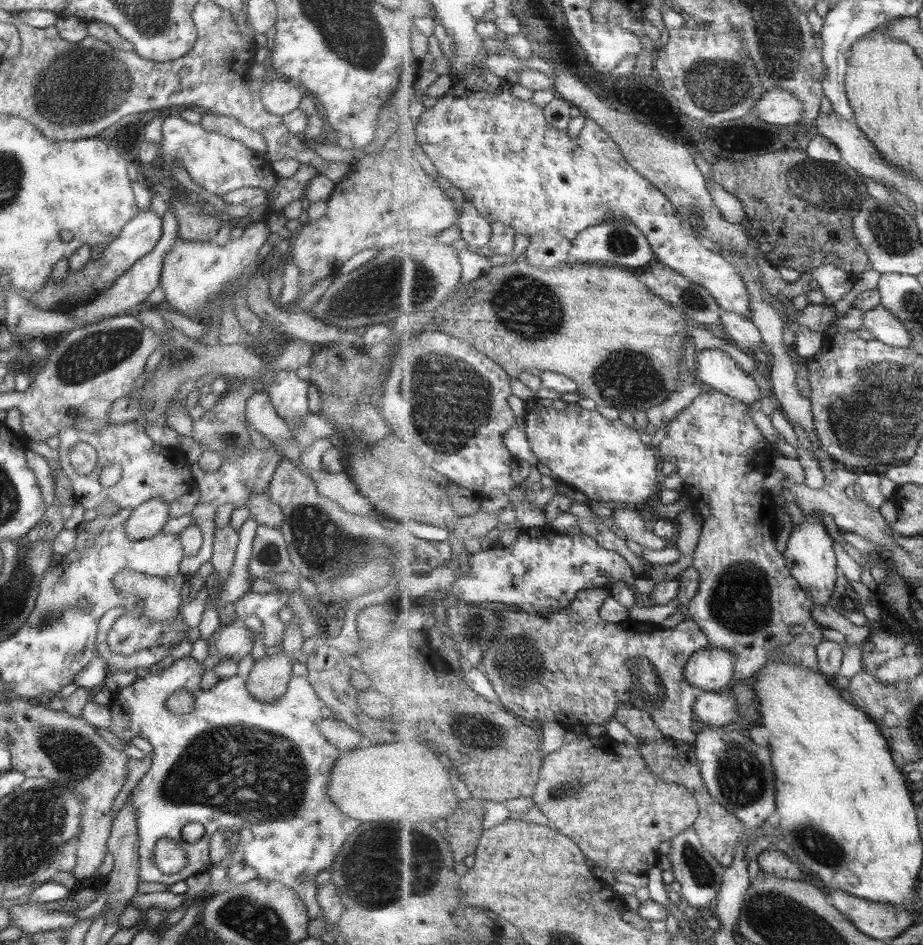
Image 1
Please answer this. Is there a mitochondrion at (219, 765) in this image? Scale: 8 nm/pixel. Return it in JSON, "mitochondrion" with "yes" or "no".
{"mitochondrion":"yes"}

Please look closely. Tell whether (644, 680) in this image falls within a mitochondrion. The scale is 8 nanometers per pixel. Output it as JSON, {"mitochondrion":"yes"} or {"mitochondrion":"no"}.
{"mitochondrion":"yes"}

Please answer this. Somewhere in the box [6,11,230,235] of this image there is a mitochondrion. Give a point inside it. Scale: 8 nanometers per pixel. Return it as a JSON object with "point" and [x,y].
{"point":[82,84]}

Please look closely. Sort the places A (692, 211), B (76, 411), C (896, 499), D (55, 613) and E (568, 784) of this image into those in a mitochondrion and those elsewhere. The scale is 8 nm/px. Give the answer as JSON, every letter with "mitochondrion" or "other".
{"A":"mitochondrion","B":"mitochondrion","C":"other","D":"mitochondrion","E":"mitochondrion"}

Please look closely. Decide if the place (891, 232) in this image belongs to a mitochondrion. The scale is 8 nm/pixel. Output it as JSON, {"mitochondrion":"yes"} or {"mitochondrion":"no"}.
{"mitochondrion":"yes"}

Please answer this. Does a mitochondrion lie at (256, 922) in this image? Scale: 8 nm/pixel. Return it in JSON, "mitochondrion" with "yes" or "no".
{"mitochondrion":"yes"}

